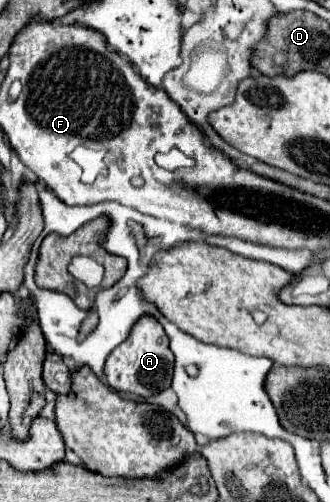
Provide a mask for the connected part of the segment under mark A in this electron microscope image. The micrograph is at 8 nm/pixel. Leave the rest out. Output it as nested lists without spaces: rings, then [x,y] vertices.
[[[143,315],[131,327],[131,335],[125,339],[125,343],[117,345],[107,357],[105,361],[107,385],[115,391],[151,397],[171,385],[173,363],[175,359],[173,359],[173,351],[169,349],[169,337],[163,331],[161,323],[151,315]]]

